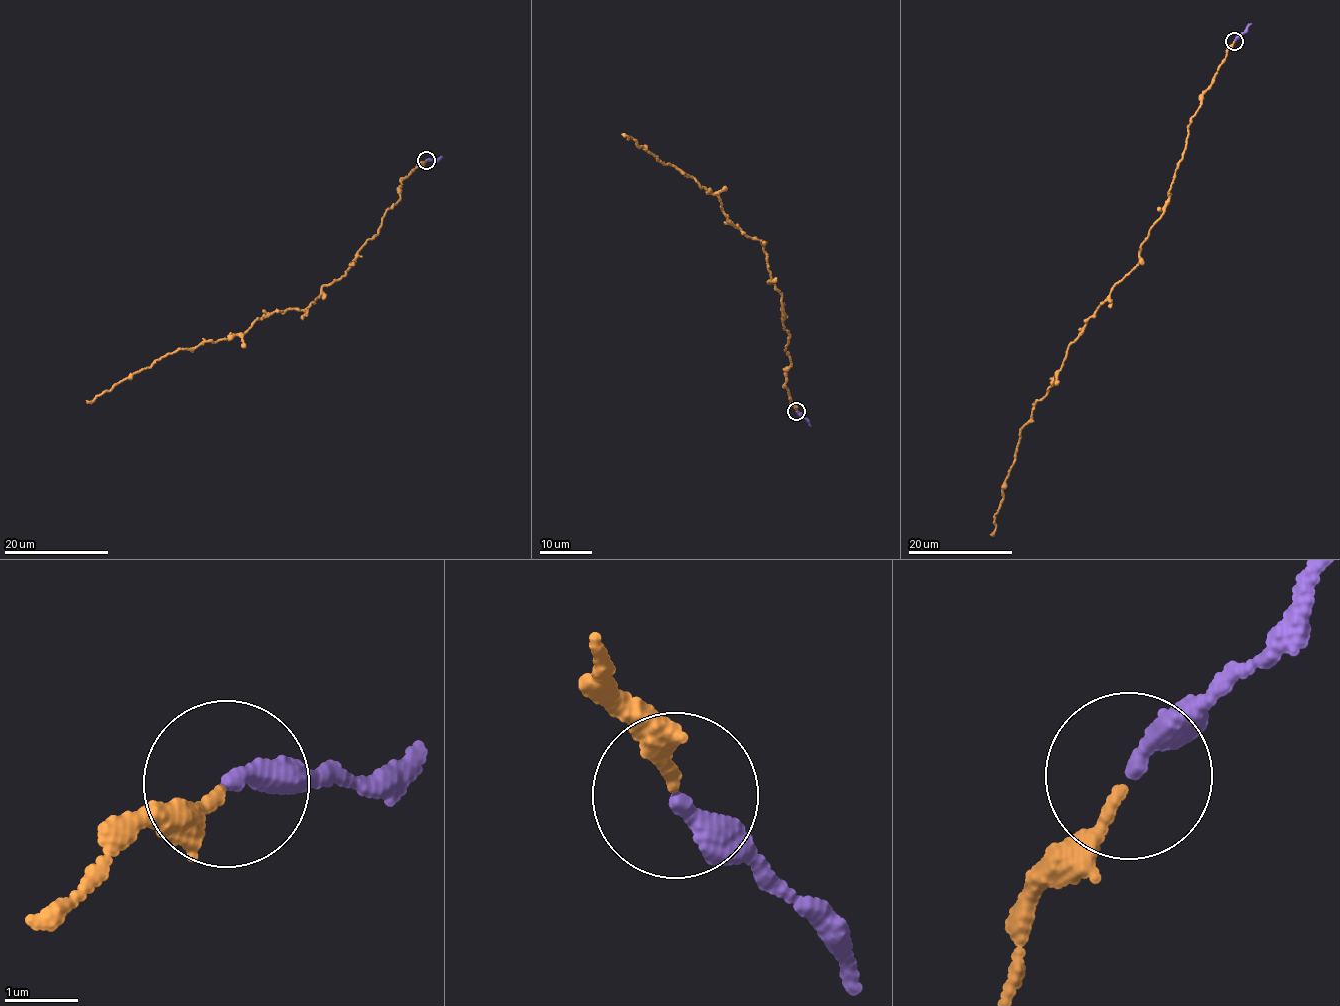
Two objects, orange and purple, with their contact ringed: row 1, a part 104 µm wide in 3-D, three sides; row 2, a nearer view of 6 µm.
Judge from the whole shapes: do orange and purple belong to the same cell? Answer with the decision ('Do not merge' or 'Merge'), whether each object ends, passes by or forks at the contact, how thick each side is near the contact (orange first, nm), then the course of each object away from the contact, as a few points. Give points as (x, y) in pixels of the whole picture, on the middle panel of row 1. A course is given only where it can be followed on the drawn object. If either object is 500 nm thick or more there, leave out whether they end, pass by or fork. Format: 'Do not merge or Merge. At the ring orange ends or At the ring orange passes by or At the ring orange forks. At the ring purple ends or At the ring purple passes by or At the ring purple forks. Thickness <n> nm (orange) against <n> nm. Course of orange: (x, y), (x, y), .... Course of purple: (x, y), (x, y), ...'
Merge. At the ring orange ends. At the ring purple ends. Thickness 180 nm (orange) against 260 nm. Course of orange: (796, 411), (785, 386), (785, 314), (761, 240), (735, 227), (693, 177), (622, 133). Course of purple: (797, 411), (808, 418), (811, 426)

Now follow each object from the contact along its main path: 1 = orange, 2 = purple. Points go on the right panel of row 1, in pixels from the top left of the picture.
1: (1234, 41), (1191, 119), (1167, 204), (1141, 247), (1137, 266), (1086, 320), (1020, 429), (990, 534)
2: (1235, 41), (1251, 23)

